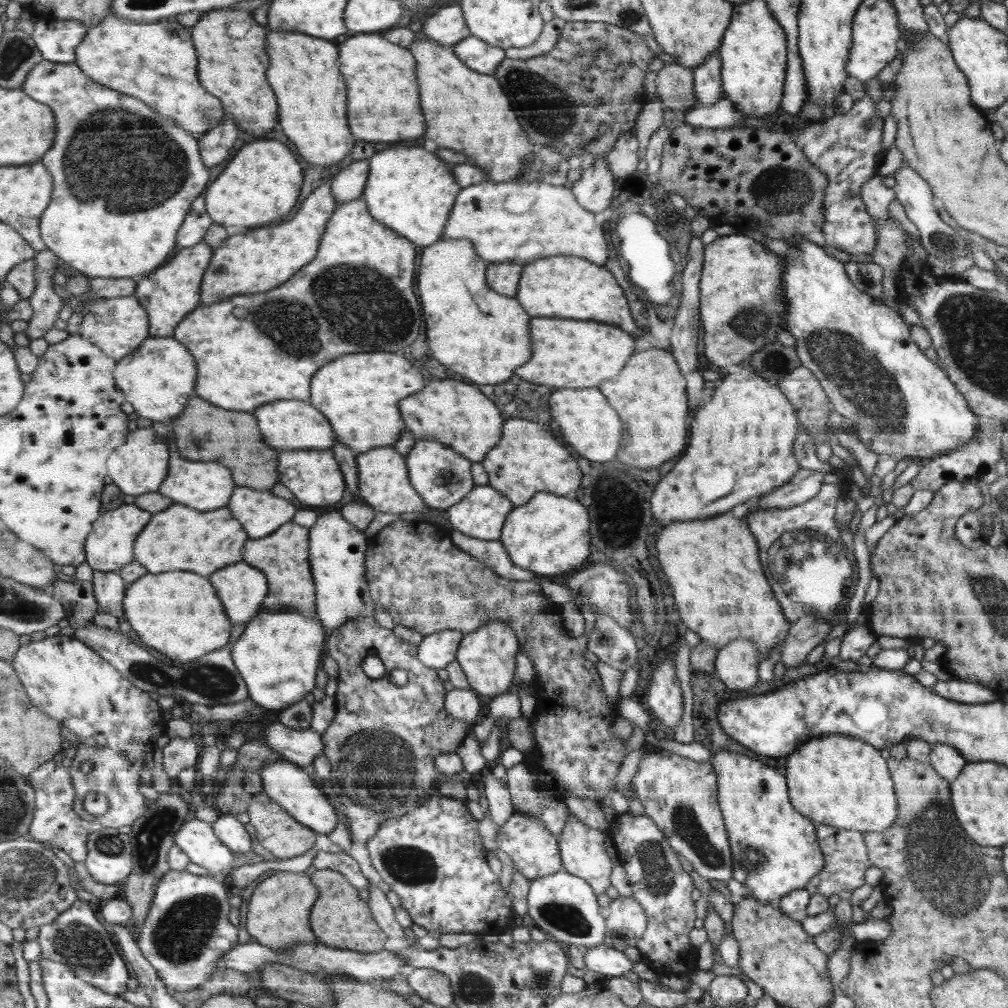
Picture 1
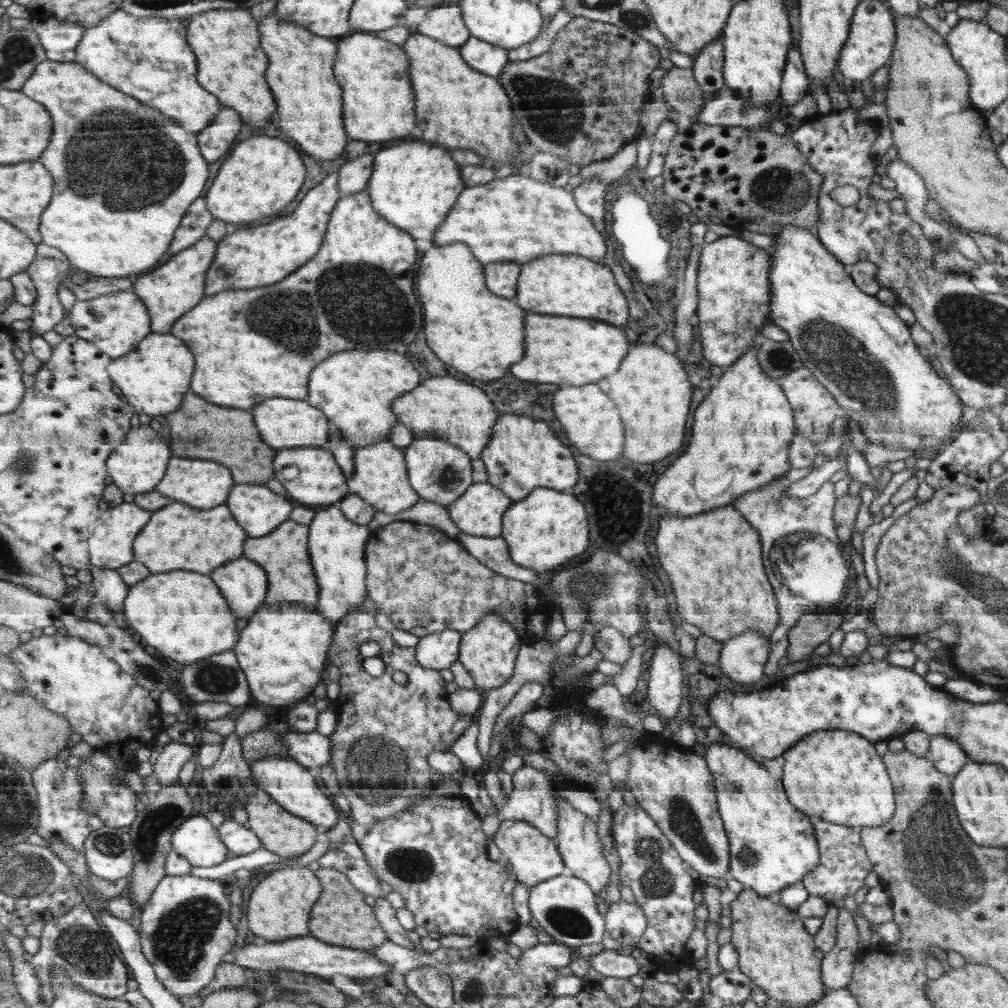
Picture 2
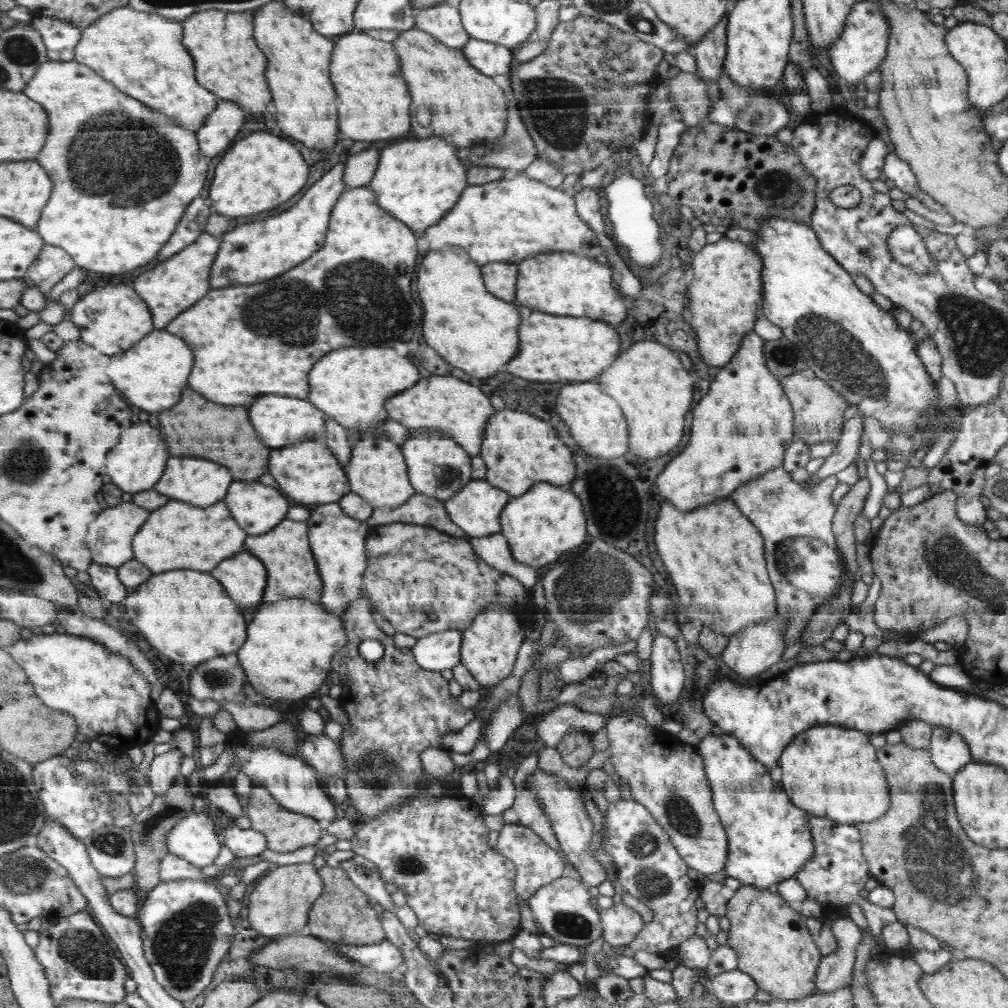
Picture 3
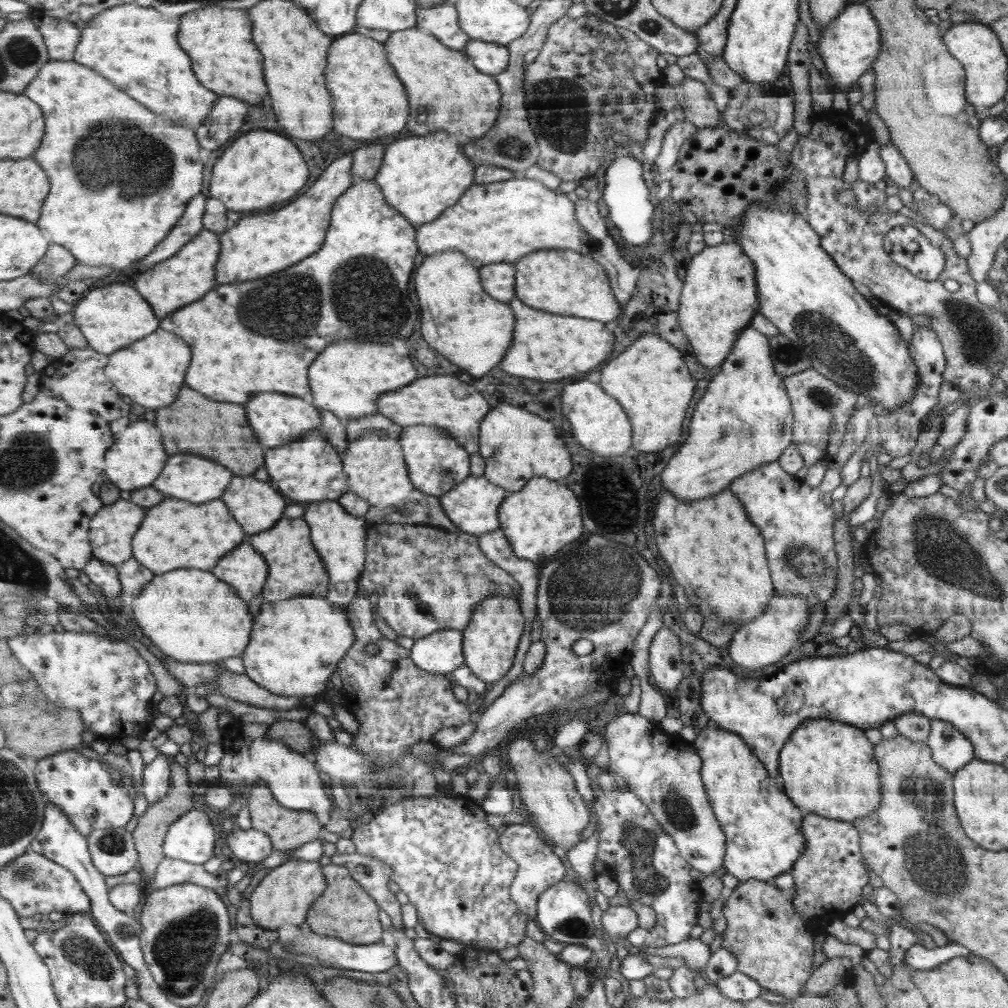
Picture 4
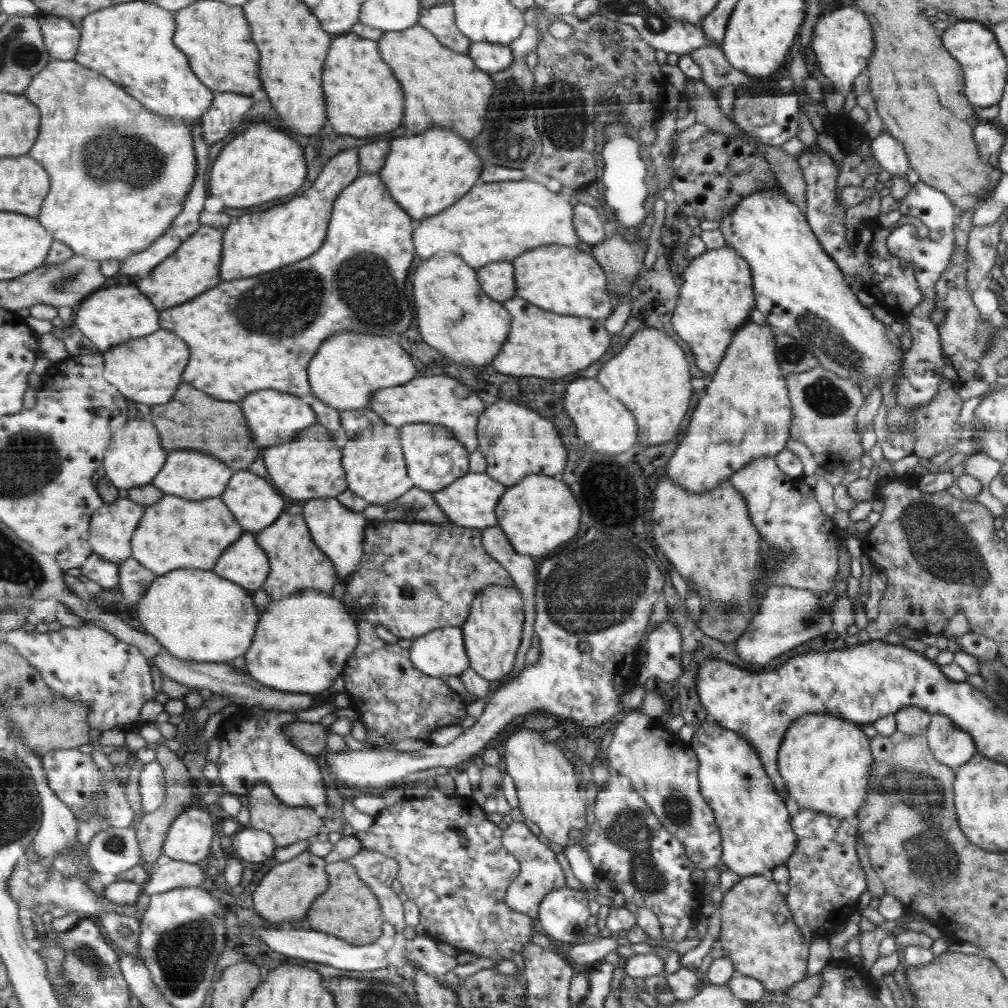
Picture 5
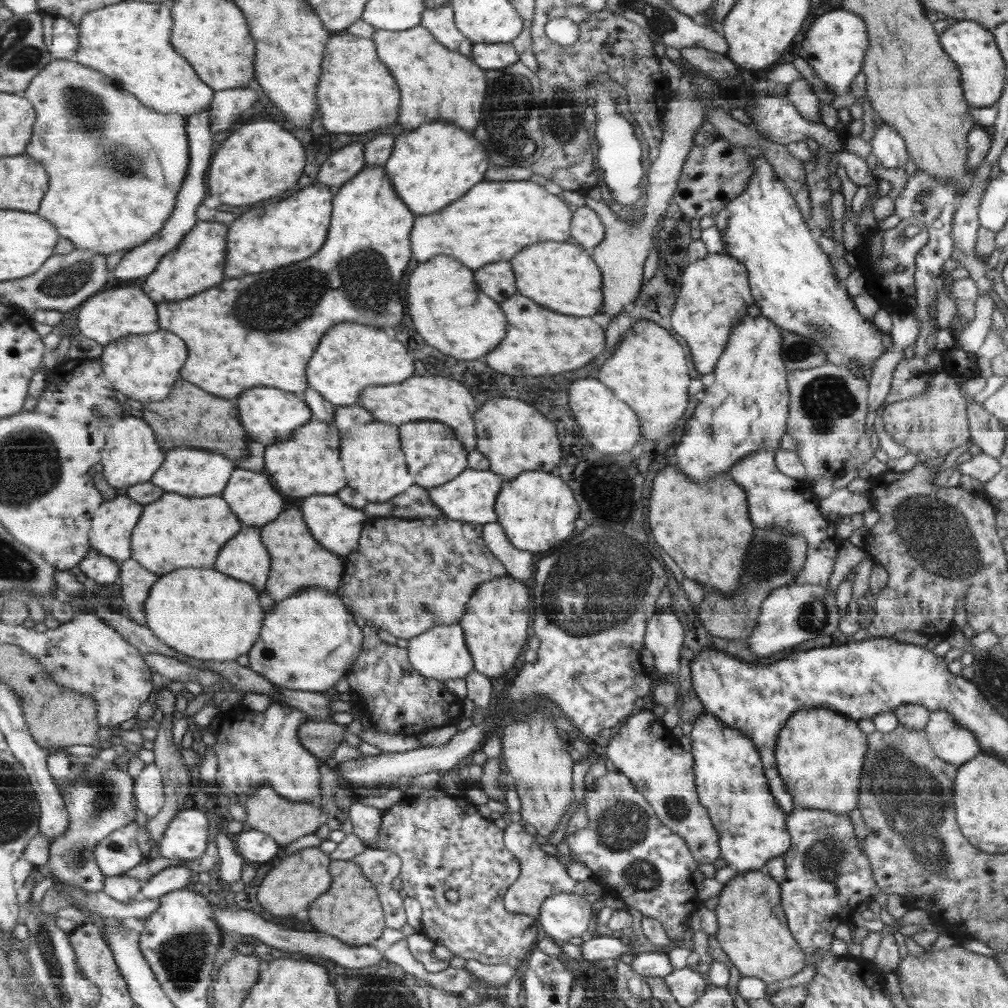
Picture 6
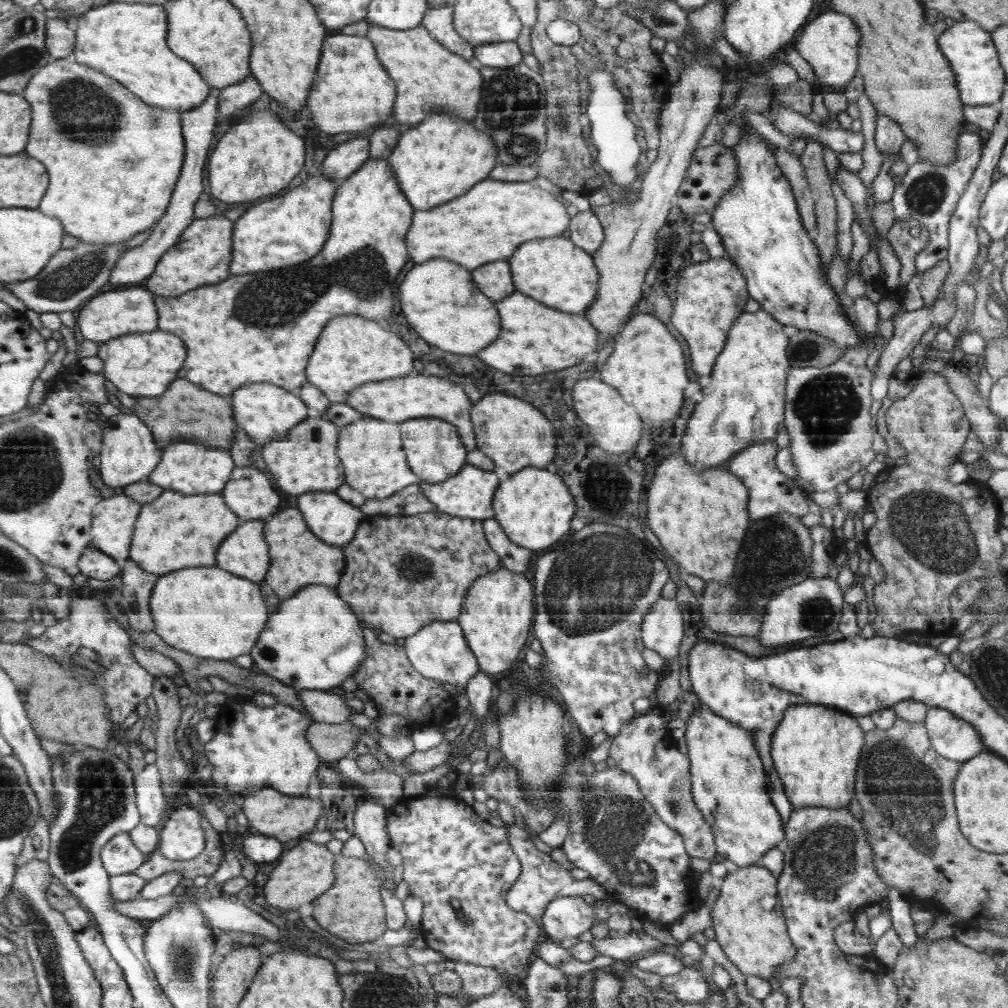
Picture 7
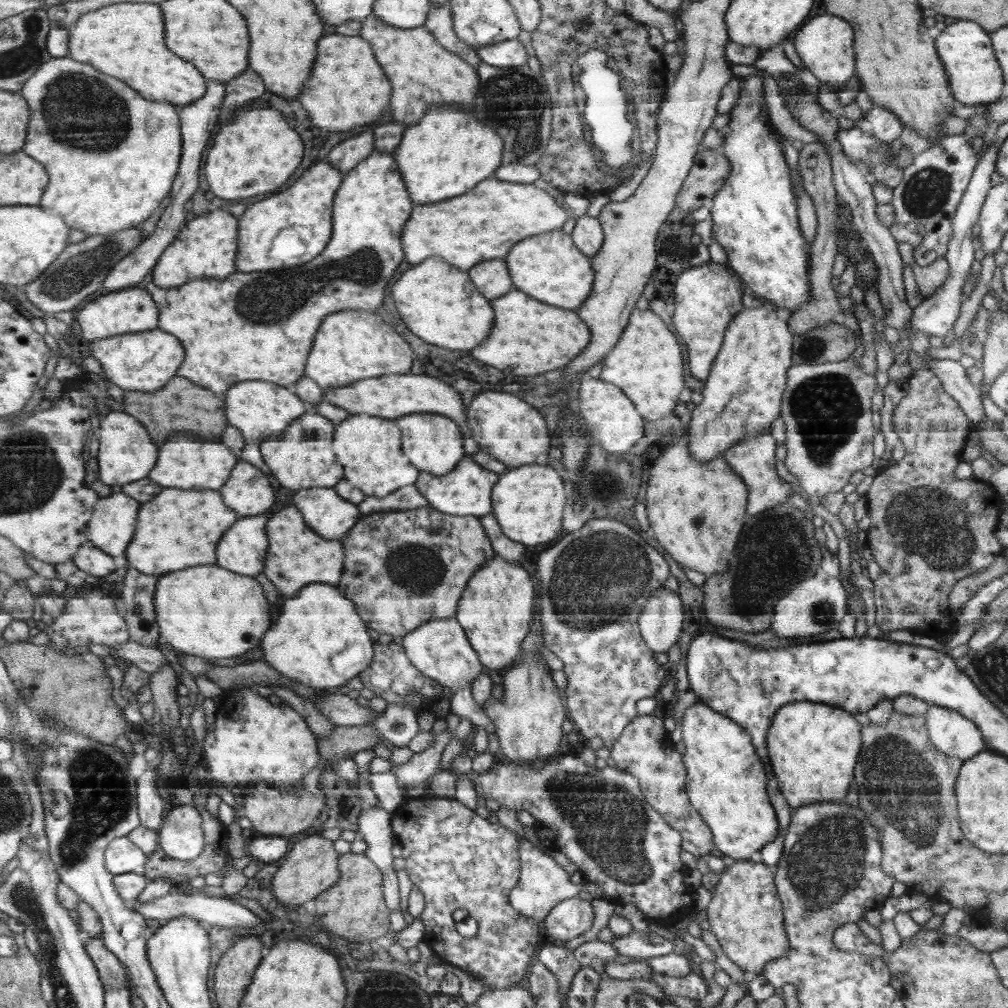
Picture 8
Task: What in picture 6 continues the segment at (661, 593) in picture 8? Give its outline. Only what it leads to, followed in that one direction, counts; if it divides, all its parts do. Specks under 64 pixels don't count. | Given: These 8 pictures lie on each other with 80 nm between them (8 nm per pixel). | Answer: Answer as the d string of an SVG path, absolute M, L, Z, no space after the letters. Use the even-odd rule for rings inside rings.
M661 610L647 623L647 648L654 658L656 676L676 673L680 668L680 651L684 640L681 620L673 610Z

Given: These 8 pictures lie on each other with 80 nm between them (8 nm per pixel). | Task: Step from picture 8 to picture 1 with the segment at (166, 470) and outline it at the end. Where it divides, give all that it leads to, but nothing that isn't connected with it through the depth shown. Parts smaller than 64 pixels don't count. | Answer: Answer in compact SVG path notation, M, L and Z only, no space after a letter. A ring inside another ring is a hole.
M172 448L170 476L162 486L162 494L174 498L176 502L184 502L192 508L198 508L202 512L208 510L216 510L216 508L224 508L230 504L234 490L236 490L235 474L232 470L220 462L192 462L192 460L184 460L180 456L177 448Z

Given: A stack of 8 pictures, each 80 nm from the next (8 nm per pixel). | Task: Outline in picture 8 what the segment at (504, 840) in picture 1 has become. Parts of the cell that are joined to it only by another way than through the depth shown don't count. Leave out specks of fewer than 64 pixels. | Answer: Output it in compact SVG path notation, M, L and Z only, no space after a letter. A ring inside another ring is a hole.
M520 839L519 843L519 860L524 860L524 880L520 880L520 884L516 883L516 892L512 892L512 896L509 896L509 903L523 916L542 923L554 910L556 904L578 896L582 890L589 892L594 899L606 898L607 894L603 891L603 888L588 880L582 884L574 884L570 880L570 876L562 870L562 866L558 866L550 856L542 854L538 847L534 848L528 842L528 839Z

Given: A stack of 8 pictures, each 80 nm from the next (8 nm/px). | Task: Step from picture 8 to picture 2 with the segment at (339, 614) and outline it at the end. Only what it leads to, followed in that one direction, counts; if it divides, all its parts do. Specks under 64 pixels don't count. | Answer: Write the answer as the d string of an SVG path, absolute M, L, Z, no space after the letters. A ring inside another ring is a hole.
M284 602L261 606L249 618L241 635L234 650L246 674L251 695L262 704L278 707L298 703L314 690L326 666L326 652L330 652L334 642L335 624L316 609Z

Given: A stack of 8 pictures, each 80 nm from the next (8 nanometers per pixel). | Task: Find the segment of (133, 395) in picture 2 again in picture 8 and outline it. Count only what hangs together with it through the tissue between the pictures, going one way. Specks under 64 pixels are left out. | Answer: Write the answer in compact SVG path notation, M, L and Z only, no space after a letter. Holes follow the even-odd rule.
M164 329L118 335L90 342L92 356L99 360L108 378L124 390L158 392L176 378L186 360L186 348L175 334Z

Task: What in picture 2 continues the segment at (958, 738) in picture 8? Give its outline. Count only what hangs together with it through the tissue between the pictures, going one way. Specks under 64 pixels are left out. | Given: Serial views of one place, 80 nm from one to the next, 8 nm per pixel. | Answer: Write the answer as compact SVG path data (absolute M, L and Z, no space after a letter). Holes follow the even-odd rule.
M943 734L931 737L928 752L928 758L934 763L936 770L948 776L956 776L960 769L970 762L960 744Z

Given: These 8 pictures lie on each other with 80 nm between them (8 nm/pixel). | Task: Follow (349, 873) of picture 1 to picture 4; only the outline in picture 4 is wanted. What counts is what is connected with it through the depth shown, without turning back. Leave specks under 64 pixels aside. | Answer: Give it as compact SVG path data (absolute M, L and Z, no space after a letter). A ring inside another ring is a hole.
M356 852L352 854L335 853L331 856L331 863L345 866L350 872L350 876L376 901L376 904L384 912L388 913L394 928L404 930L401 914L403 905L396 899L396 894L388 889L388 882L392 876L391 866L373 856Z

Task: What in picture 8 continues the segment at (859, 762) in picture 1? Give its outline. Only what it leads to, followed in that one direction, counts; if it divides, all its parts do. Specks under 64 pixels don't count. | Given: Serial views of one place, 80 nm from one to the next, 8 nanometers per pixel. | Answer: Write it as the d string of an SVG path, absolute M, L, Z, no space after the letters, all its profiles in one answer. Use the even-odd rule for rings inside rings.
M792 702L781 710L780 716L776 716L776 728L772 728L772 732L768 729L767 748L774 774L780 776L780 788L784 788L784 796L788 796L787 803L793 810L831 800L839 804L850 788L858 752L862 752L860 724L852 713L824 703Z

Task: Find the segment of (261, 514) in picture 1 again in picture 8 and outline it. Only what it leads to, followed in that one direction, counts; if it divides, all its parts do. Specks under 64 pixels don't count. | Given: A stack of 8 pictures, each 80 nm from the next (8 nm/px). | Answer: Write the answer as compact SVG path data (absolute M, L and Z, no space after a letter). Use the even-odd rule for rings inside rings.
M242 460L235 470L232 480L224 486L224 498L240 512L240 518L264 514L274 506L272 484L260 468Z

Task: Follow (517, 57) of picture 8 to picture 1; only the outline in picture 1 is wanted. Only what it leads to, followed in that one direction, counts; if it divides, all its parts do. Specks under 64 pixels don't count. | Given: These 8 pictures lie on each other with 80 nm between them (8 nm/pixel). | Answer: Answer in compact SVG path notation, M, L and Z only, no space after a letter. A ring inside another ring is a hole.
M468 36L452 45L460 60L476 72L492 75L507 58L505 49L488 44L476 36Z

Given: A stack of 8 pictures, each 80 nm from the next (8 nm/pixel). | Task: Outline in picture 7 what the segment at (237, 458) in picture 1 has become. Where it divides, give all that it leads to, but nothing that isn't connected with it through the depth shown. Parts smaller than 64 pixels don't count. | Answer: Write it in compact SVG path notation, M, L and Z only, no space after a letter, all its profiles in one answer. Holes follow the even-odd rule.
M175 380L162 396L136 396L138 403L134 412L153 430L155 440L162 448L176 442L194 442L198 445L232 450L236 438L236 417L234 406L228 398L200 390L190 380Z

